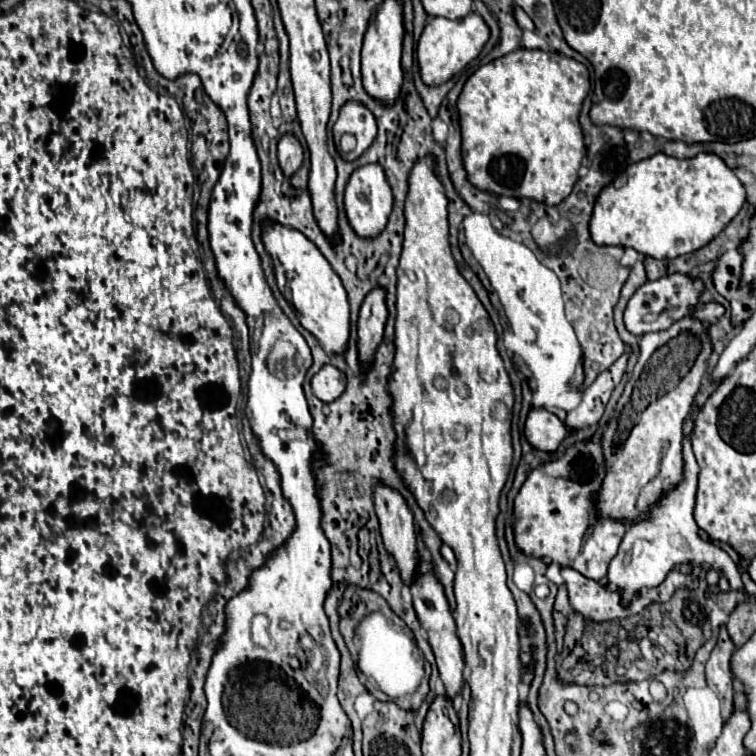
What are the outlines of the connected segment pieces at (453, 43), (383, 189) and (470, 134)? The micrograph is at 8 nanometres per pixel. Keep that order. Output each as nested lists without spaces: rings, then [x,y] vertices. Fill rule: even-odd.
[[[469,13],[467,17],[457,21],[451,21],[445,17],[433,17],[431,23],[423,29],[417,43],[417,61],[419,61],[423,83],[429,87],[435,87],[449,81],[481,53],[487,39],[489,39],[489,29],[481,19],[481,15],[477,13]]]
[[[375,163],[375,165],[359,167],[351,175],[347,189],[345,189],[345,213],[347,213],[347,219],[349,219],[349,225],[353,227],[353,231],[363,239],[377,237],[387,225],[391,207],[393,207],[393,193],[391,193],[391,187],[385,179],[381,165]]]
[[[517,49],[479,67],[465,81],[457,101],[463,137],[461,157],[469,183],[497,197],[527,197],[543,201],[545,205],[561,203],[571,193],[581,159],[585,157],[583,133],[577,117],[589,87],[589,71],[583,63],[539,49]]]

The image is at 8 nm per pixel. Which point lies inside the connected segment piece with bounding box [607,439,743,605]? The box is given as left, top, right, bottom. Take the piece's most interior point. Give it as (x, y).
(668, 537)

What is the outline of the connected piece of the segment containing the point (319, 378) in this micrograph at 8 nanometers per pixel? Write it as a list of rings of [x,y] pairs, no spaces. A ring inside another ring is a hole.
[[[327,363],[313,375],[311,387],[315,397],[319,397],[325,403],[331,403],[345,391],[345,375],[337,367]]]

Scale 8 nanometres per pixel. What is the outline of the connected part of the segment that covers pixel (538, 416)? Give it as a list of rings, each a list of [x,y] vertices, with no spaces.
[[[533,409],[525,421],[525,439],[533,449],[545,451],[545,453],[555,453],[559,443],[565,439],[567,431],[563,421],[559,421],[557,415],[541,409]]]

